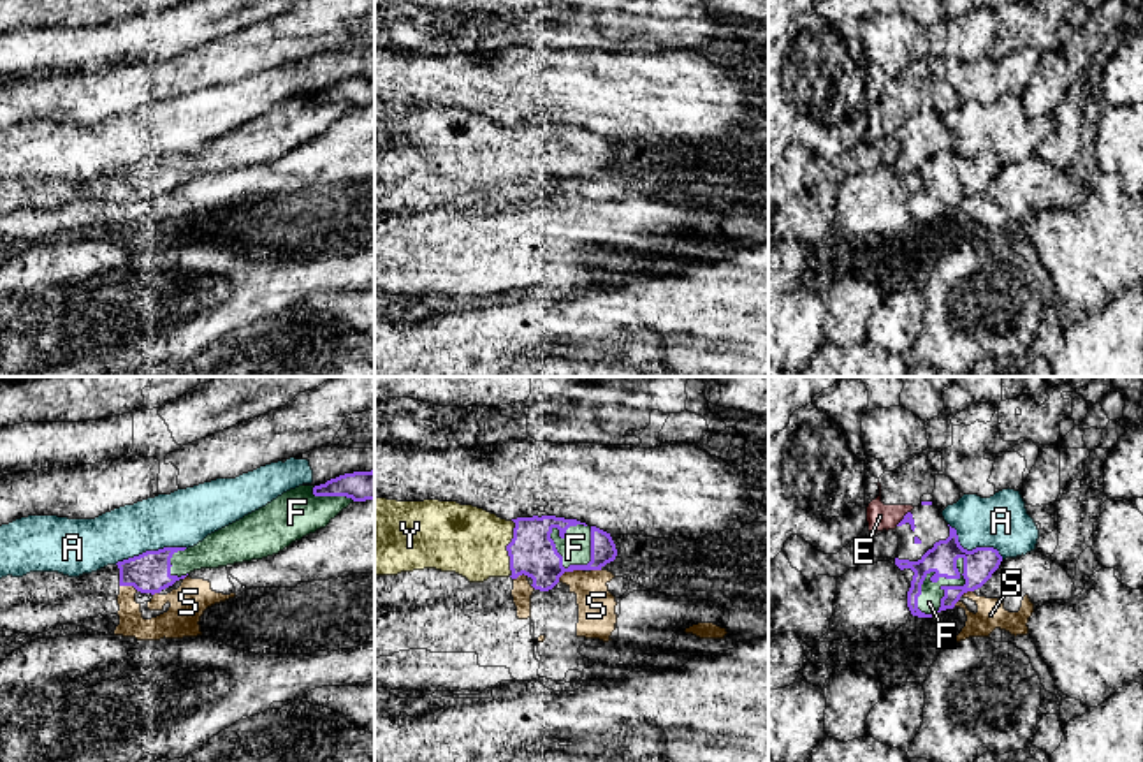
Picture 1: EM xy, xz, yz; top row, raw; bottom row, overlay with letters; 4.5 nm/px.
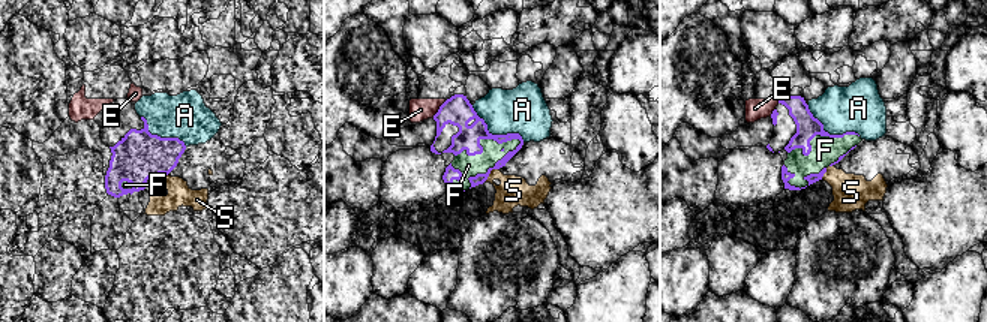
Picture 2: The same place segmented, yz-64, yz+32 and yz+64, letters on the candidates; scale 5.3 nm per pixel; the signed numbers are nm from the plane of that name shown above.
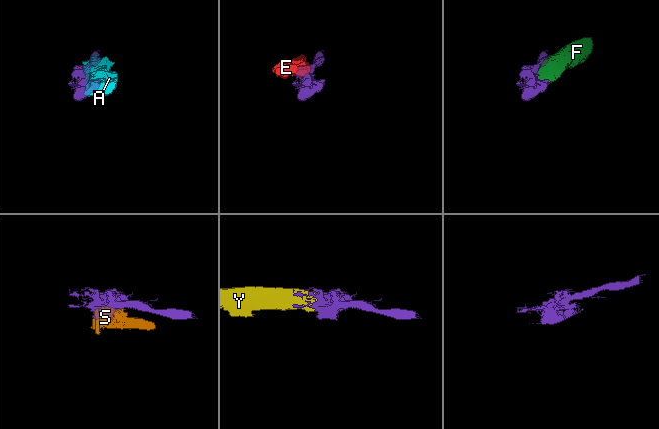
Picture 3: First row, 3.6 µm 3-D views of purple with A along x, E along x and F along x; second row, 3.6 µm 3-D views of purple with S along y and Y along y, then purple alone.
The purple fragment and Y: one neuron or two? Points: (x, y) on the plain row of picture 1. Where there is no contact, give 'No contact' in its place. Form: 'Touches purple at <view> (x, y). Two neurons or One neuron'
Touches purple at xz (507, 153). One neuron

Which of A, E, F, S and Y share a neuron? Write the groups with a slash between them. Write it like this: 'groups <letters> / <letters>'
groups A / E / F Y / S

